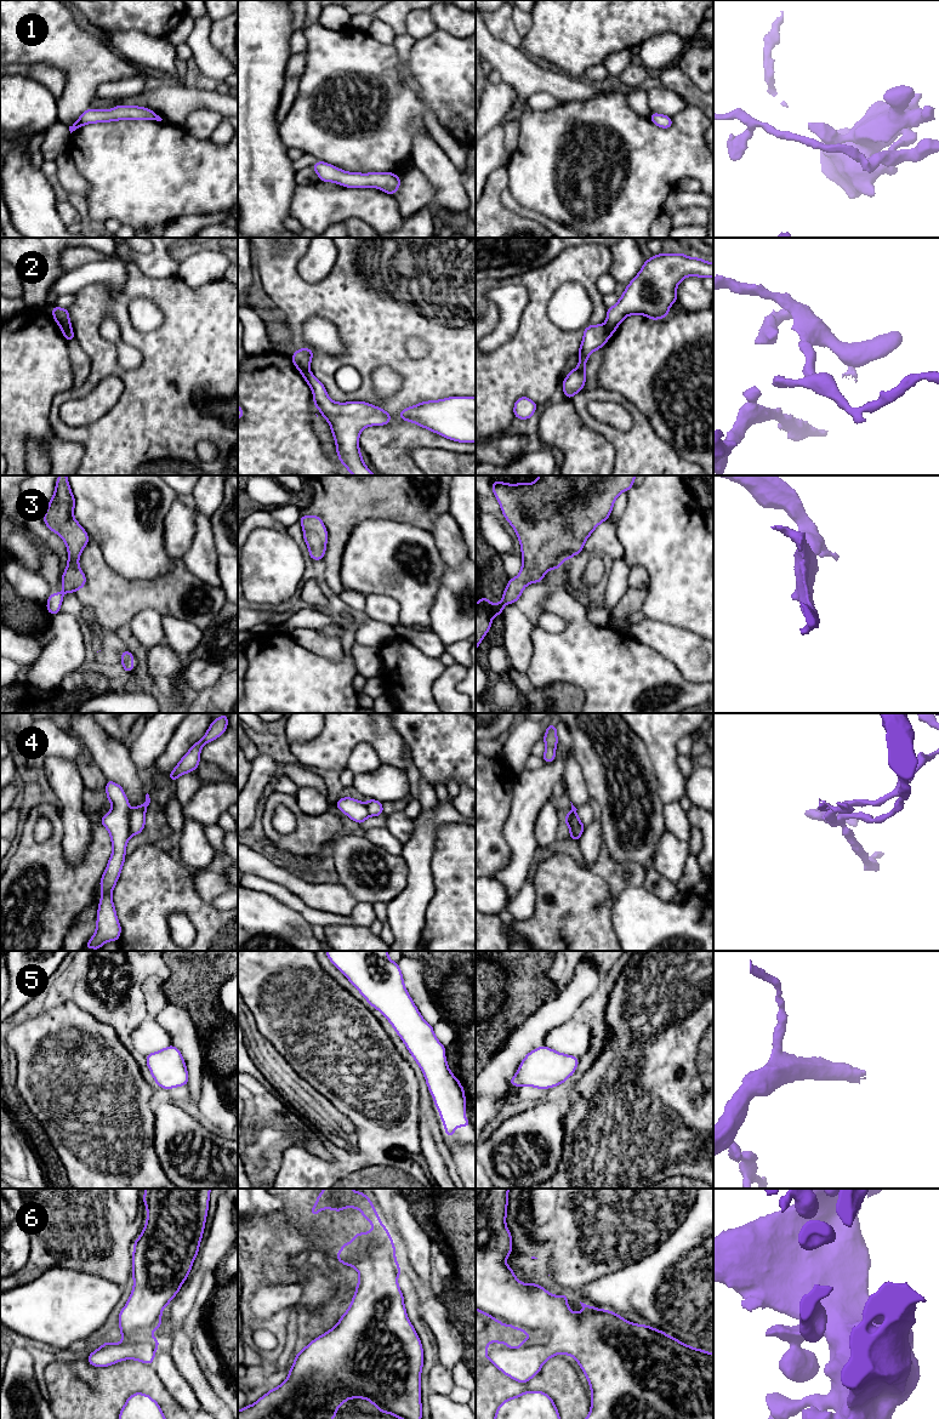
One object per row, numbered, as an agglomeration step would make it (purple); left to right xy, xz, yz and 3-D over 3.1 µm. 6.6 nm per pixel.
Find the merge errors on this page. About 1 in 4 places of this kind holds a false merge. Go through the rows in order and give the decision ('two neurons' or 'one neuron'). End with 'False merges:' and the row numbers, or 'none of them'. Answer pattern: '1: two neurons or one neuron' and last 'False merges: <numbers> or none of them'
1: one neuron
2: two neurons
3: one neuron
4: two neurons
5: one neuron
6: one neuron
False merges: 2, 4

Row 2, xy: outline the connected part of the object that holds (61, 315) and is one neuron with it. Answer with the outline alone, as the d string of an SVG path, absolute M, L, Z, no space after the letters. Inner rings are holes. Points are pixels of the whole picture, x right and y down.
M51 307L53 320L61 329L72 330L72 323L67 308Z

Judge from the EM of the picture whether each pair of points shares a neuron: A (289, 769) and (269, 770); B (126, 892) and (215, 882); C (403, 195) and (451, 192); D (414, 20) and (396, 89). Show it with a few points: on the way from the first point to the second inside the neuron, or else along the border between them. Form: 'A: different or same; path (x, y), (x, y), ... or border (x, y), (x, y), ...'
A: different; border (280, 764), (278, 773)
B: different; border (192, 870), (193, 889), (204, 901), (210, 904)
C: different; border (417, 169), (433, 187), (433, 201)
D: different; border (437, 29), (415, 40)

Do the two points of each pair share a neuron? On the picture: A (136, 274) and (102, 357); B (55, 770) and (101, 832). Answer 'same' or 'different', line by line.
A: same
B: different

